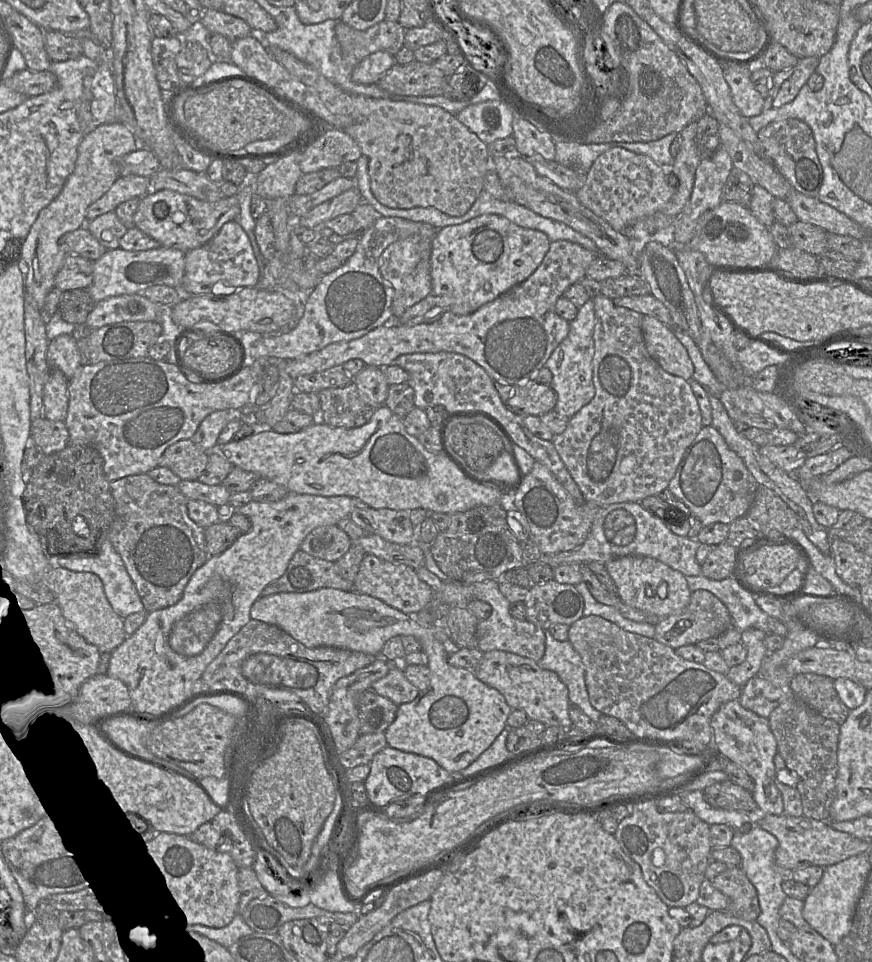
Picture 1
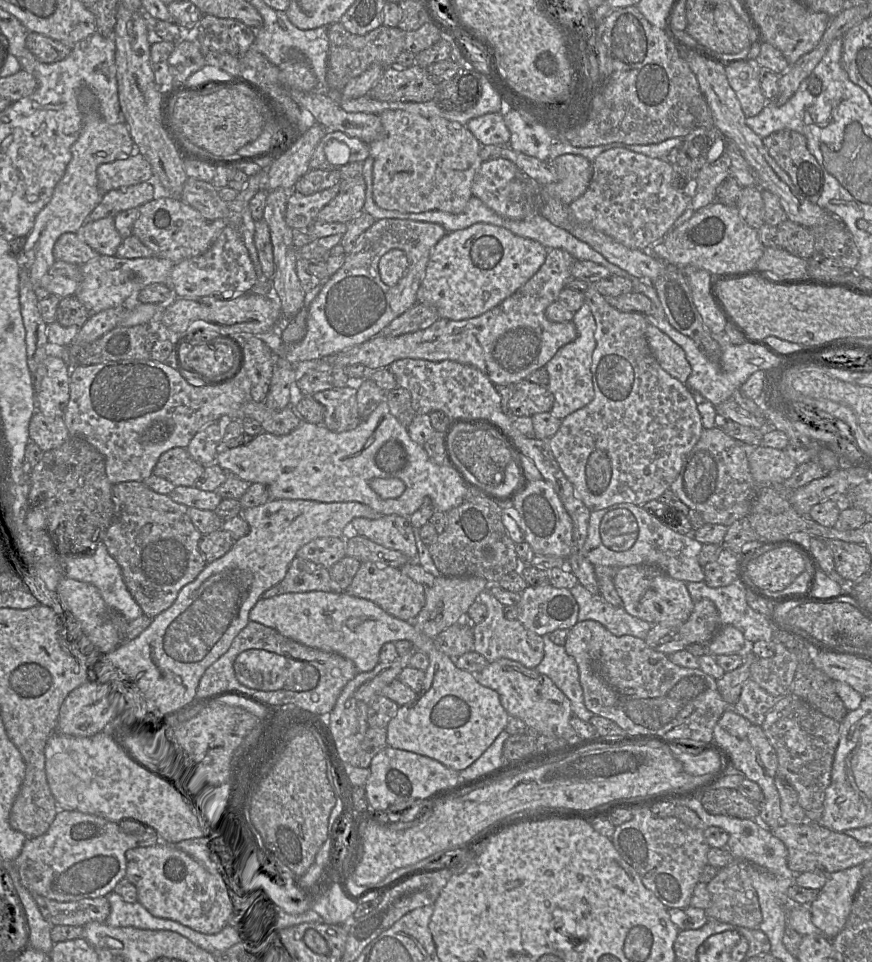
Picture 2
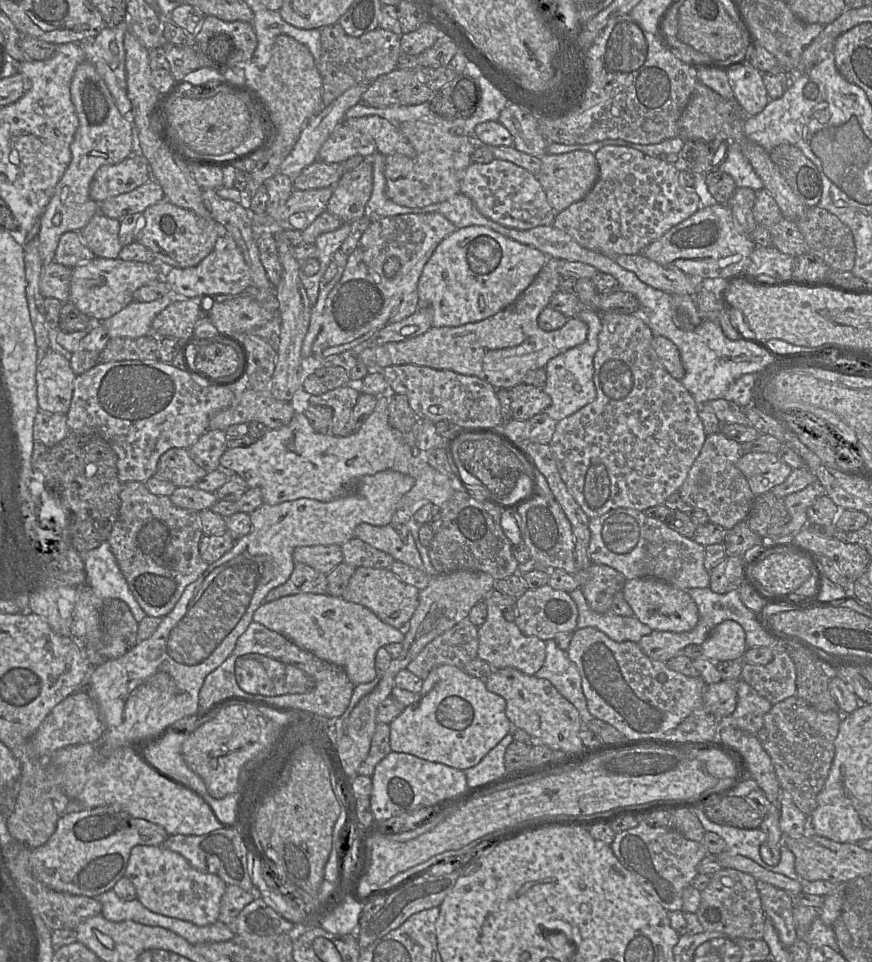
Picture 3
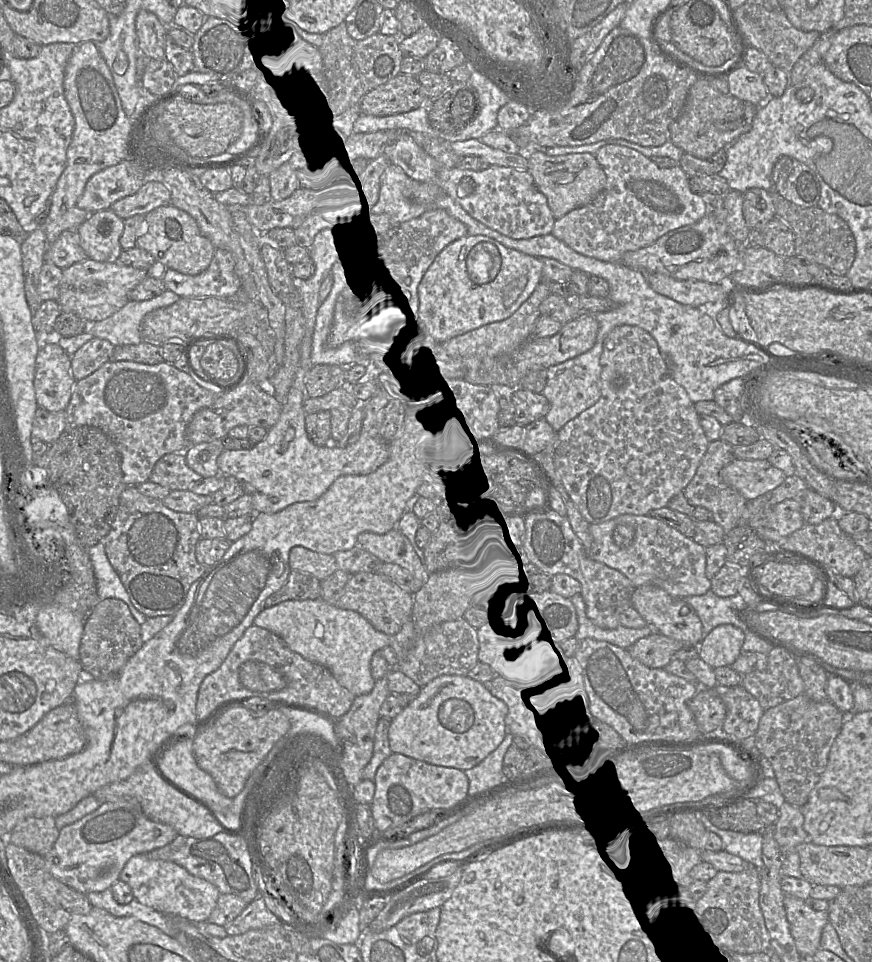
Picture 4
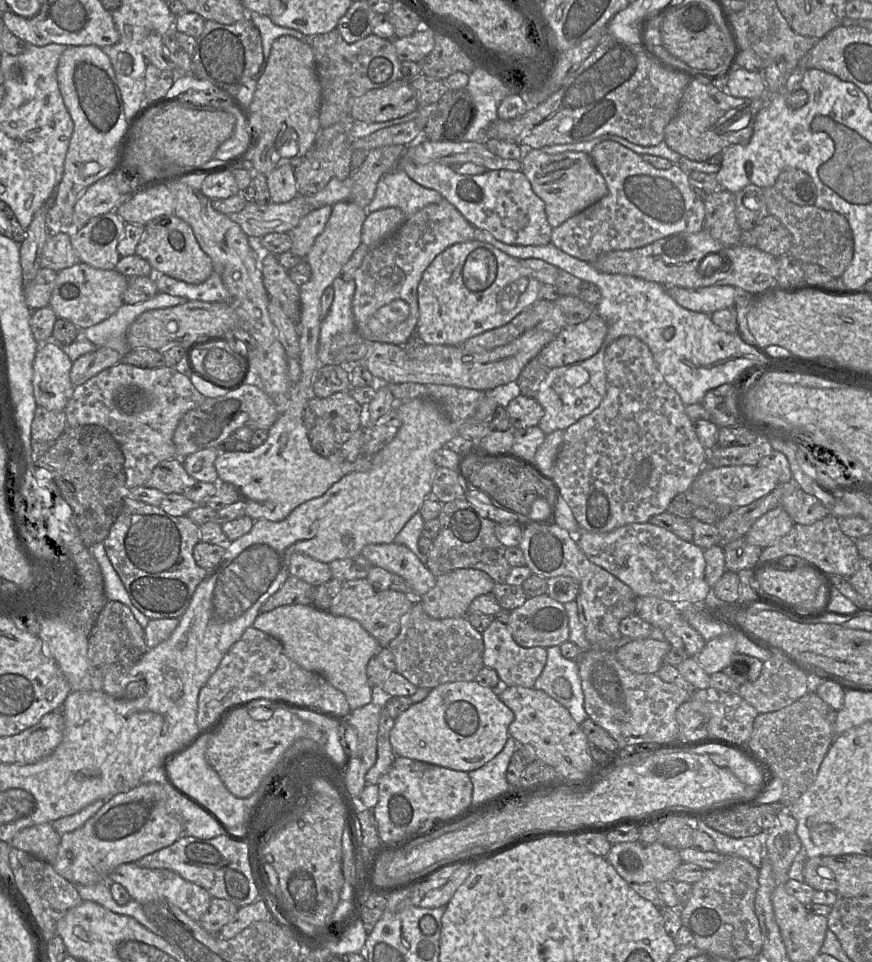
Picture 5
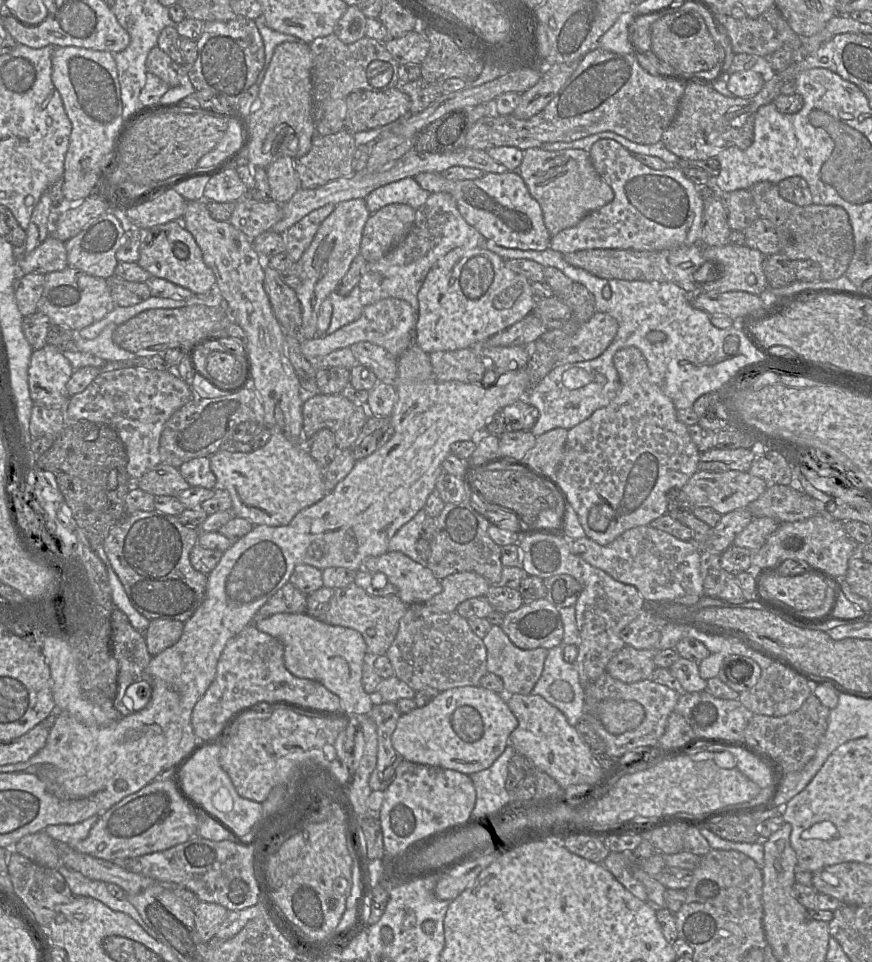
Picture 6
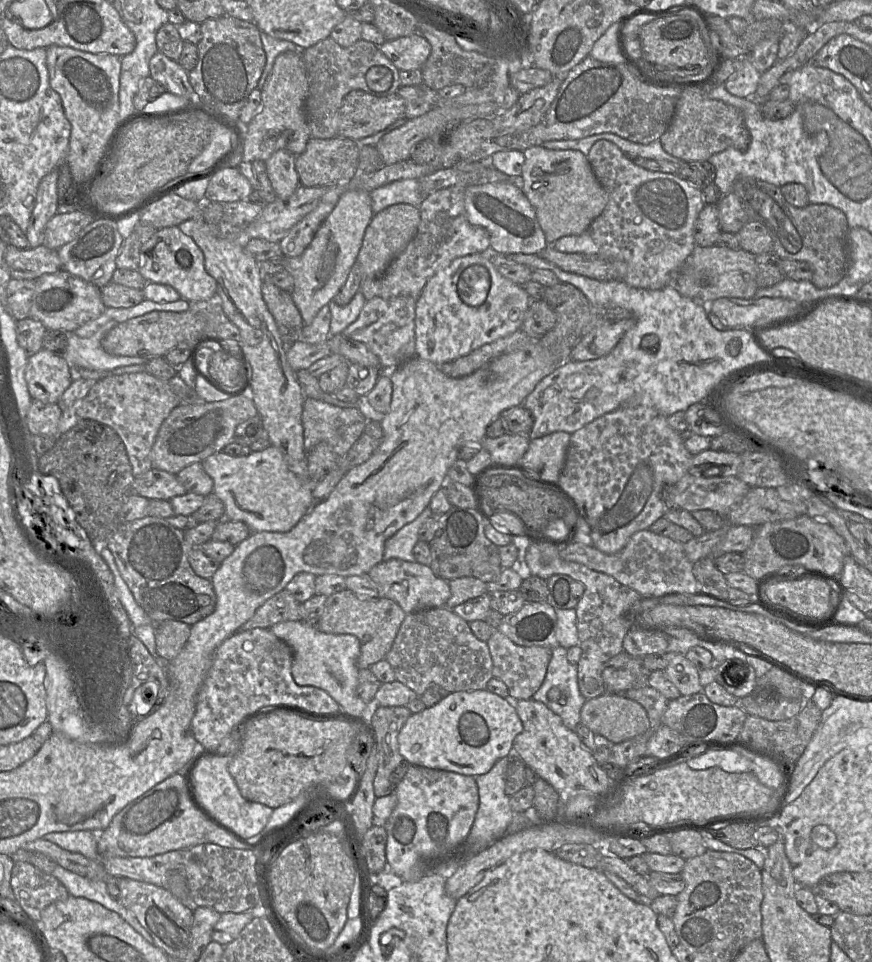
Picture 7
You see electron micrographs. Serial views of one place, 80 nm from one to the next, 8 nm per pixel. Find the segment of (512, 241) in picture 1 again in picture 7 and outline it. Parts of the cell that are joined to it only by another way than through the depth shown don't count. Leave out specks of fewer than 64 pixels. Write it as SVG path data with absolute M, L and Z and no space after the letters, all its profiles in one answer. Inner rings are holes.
M476 253L454 259L435 273L417 298L415 316L415 356L438 366L461 358L479 347L506 337L521 328L532 299L521 285L503 277L487 253Z

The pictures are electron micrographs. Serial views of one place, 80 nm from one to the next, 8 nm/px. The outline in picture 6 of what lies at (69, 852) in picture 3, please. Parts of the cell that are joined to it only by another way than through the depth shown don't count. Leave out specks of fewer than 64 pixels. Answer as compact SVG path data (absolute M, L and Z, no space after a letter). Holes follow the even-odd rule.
M169 769L100 815L85 839L68 845L77 852L106 861L123 860L184 843L198 836L198 824L196 808L180 792L177 776Z

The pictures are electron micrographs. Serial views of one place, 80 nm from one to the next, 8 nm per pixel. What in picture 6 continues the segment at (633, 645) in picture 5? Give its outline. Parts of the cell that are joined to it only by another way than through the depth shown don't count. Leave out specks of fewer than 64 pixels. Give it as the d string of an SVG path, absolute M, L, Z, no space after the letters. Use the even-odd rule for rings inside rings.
M625 645L611 657L606 672L623 683L634 683L650 679L656 668L653 658L657 650L636 649Z

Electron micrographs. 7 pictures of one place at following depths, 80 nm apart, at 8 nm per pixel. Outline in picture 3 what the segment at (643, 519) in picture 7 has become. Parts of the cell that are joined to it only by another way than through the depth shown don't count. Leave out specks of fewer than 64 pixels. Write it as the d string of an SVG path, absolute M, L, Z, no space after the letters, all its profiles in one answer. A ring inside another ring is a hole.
M612 311L598 314L601 330L593 359L596 398L558 421L549 443L563 482L589 518L616 508L644 511L663 504L669 495L679 491L706 438L696 401L659 360L649 326L633 314Z

